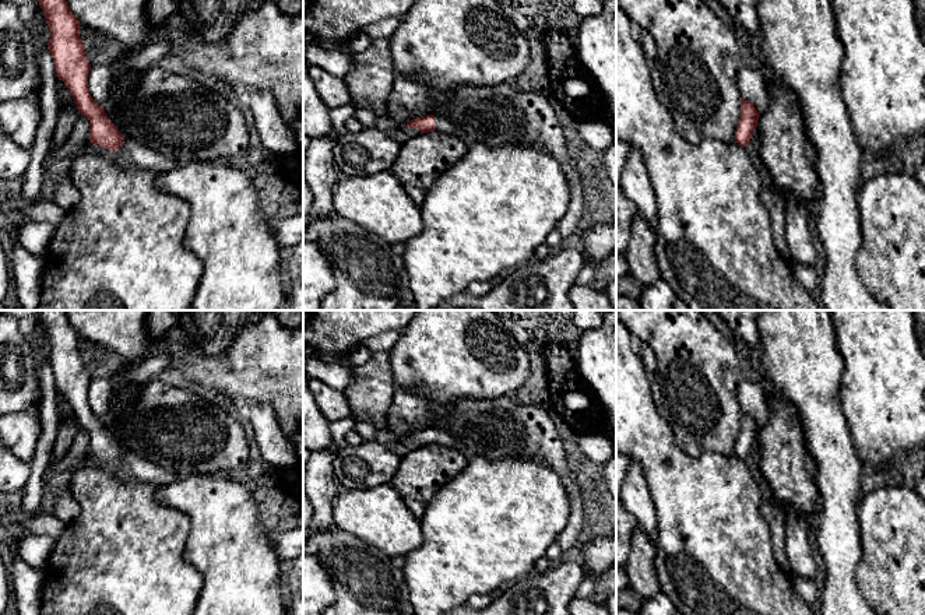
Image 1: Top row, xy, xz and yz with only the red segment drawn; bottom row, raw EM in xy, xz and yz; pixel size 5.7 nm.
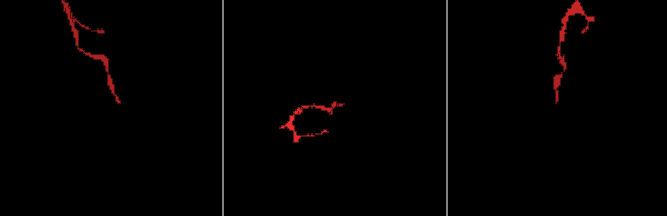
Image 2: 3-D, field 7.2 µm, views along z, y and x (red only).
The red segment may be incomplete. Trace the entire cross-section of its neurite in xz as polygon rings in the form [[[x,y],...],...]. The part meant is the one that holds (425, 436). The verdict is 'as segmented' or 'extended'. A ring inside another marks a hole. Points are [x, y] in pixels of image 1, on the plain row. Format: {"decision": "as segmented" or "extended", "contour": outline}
{"decision": "extended", "contour": [[[426,428],[416,430],[405,437],[405,440],[414,440],[421,444],[421,447],[428,444],[442,444],[447,447],[458,449],[458,442],[449,432]]]}

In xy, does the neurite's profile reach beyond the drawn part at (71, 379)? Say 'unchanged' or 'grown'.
grown

